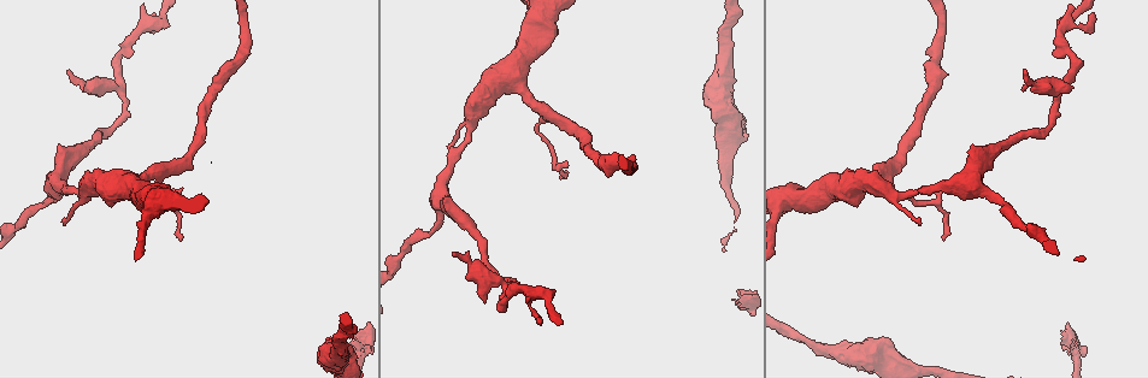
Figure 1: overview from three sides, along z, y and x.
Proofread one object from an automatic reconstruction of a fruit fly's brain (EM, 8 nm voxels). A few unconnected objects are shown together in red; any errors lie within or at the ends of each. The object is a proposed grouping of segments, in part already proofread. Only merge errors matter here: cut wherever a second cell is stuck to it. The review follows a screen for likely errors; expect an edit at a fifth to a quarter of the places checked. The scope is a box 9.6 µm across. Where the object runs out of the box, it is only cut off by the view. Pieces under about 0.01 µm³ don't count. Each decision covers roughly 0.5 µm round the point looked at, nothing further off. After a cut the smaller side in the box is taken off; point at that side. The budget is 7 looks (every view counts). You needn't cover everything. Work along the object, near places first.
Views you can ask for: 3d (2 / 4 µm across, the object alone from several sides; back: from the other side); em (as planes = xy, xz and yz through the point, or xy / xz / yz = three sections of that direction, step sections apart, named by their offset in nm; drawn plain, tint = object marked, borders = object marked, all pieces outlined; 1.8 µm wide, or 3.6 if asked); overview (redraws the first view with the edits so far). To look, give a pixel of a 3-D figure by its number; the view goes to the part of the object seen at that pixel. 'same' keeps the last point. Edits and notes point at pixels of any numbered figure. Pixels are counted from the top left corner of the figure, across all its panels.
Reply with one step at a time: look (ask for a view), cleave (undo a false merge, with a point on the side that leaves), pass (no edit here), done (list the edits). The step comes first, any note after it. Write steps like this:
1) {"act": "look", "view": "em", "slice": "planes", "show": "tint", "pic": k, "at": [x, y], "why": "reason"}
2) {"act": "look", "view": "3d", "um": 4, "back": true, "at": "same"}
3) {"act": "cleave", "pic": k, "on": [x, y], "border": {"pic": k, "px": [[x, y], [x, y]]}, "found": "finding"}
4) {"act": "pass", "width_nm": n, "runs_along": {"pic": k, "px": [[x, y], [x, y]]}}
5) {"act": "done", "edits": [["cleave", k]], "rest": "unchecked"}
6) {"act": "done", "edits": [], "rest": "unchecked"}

{"act": "look", "view": "3d", "um": 2, "back": true, "pic": 1, "at": [502, 290], "why": "thick turns thin"}

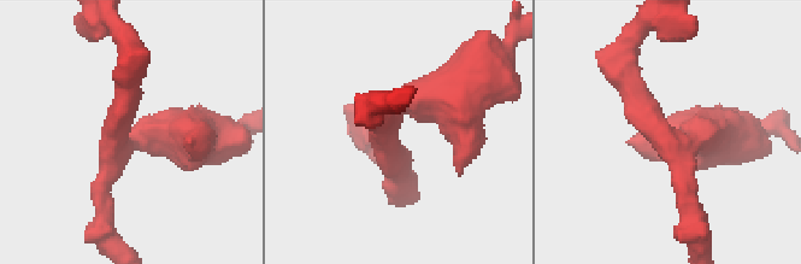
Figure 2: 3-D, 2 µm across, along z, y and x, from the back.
{"act": "look", "view": "em", "slice": "planes", "show": "tint", "pic": 2, "at": [677, 161]}

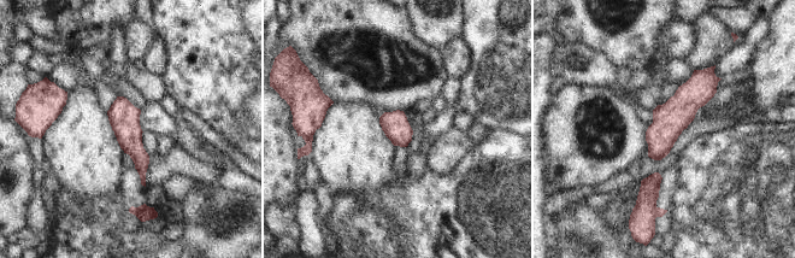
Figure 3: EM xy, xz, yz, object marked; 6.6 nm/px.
{"act": "pass", "found": "continuous, no second cell"}

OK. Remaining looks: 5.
{"act": "look", "view": "em", "slice": "planes", "show": "tint", "pic": 1, "at": [440, 196], "why": "two arms at a narrow angle"}

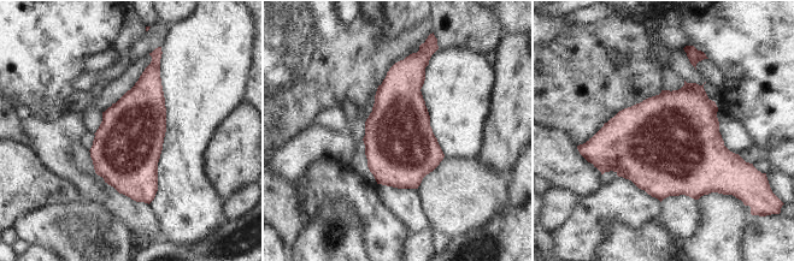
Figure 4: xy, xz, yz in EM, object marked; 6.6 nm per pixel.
{"act": "pass", "width_nm": 460, "found": "all the same cell"}

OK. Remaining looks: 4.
{"act": "look", "view": "em", "slice": "xz", "step": 16, "show": "tint", "pic": 1, "at": [160, 174], "why": "branch point"}

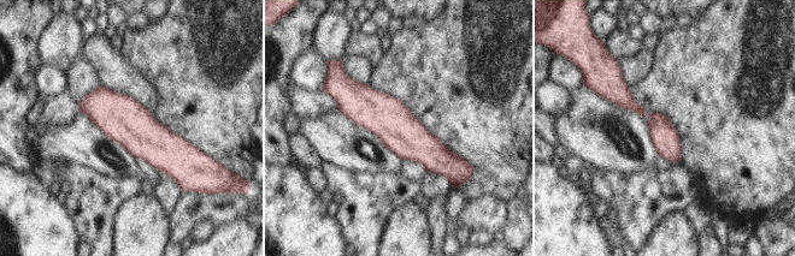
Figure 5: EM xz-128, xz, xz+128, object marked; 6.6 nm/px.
{"act": "look", "view": "em", "slice": "yz", "step": 4, "show": "tint", "at": "same", "why": "cut it another way"}

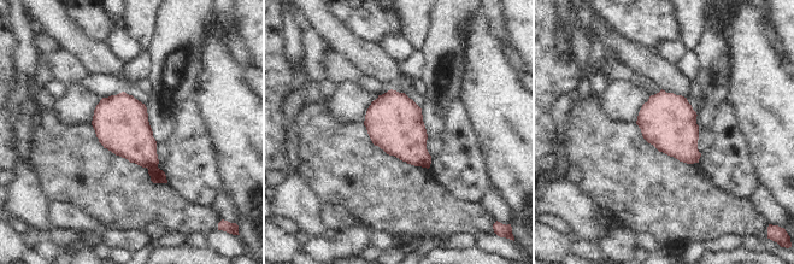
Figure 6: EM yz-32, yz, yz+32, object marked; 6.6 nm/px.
{"act": "cleave", "pic": 6, "on": [157, 176], "border": {"pic": 6, "px": [[157, 165], [147, 168]]}, "found": "a second cell is stuck on"}

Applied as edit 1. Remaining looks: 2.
{"act": "done", "edits": [["cleave", 6]], "rest": "unchecked"}

